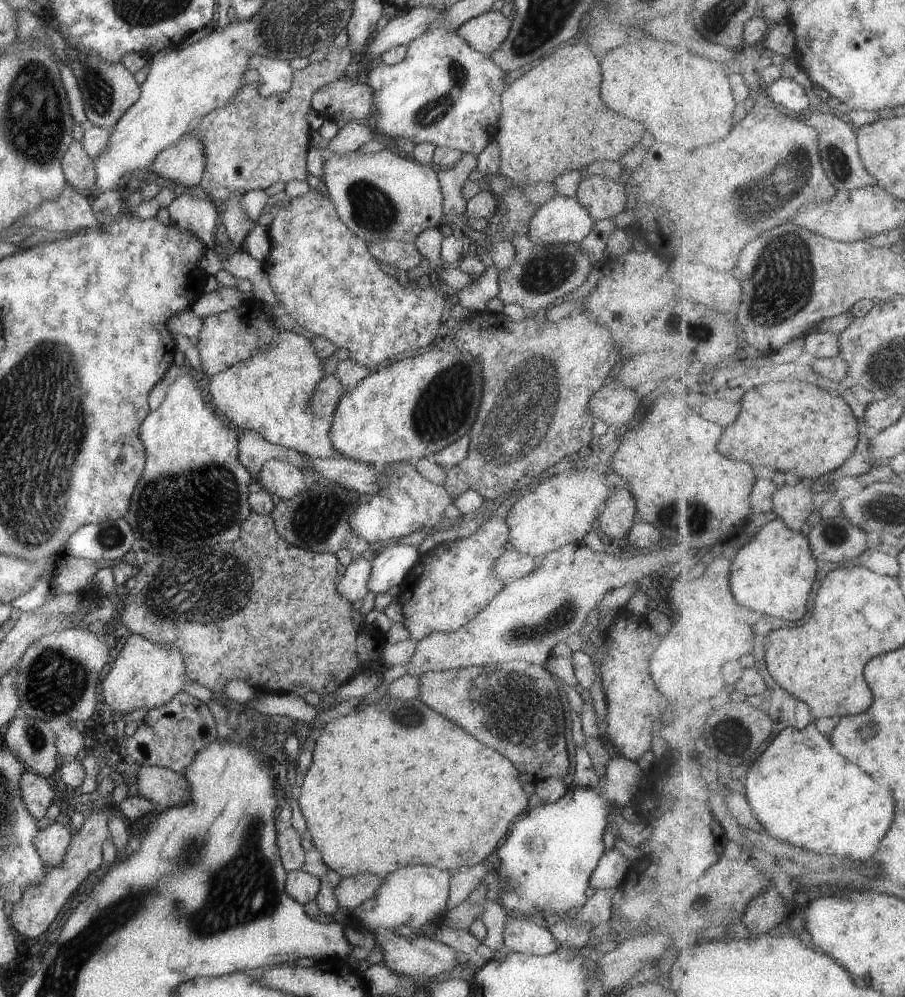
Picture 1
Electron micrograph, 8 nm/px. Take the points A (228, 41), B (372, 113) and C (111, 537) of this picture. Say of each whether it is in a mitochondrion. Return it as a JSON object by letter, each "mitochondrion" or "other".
{"A":"other","B":"other","C":"mitochondrion"}

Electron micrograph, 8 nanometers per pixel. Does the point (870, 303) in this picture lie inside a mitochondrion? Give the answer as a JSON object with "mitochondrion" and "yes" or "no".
{"mitochondrion":"no"}

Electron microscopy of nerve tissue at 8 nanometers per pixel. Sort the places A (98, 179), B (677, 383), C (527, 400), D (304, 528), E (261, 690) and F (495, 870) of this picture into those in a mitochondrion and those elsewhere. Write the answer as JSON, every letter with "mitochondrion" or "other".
{"A":"other","B":"other","C":"mitochondrion","D":"mitochondrion","E":"other","F":"other"}

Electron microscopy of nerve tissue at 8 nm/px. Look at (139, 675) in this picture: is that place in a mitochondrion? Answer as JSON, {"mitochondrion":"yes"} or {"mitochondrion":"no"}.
{"mitochondrion":"no"}

